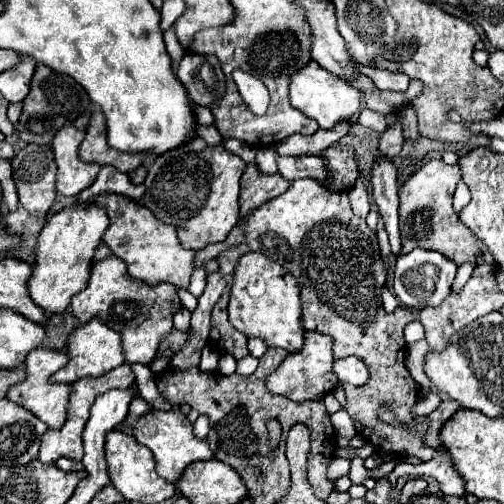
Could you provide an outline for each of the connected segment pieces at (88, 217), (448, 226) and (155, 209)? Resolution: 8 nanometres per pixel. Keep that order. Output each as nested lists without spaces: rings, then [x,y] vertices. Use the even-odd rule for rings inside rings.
[[[94,201],[74,203],[54,213],[44,225],[38,237],[36,267],[34,275],[28,281],[28,291],[34,303],[38,303],[48,313],[62,313],[70,305],[70,299],[88,285],[88,275],[92,269],[92,259],[102,243],[104,231],[110,227],[106,209]]]
[[[432,159],[400,187],[400,235],[404,255],[416,247],[422,247],[450,257],[456,265],[484,263],[488,255],[486,245],[482,245],[482,241],[478,241],[472,231],[458,221],[458,215],[452,207],[452,197],[460,179],[462,167],[458,163],[446,165],[442,159]]]
[[[190,137],[182,147],[158,155],[148,167],[146,193],[142,203],[164,223],[178,229],[180,243],[186,249],[200,251],[210,243],[224,241],[238,223],[240,213],[240,177],[246,163],[226,151],[222,145],[206,145],[200,137]]]

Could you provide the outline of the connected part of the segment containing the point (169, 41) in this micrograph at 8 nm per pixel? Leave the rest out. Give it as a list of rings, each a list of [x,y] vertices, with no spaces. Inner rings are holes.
[[[170,27],[168,31],[164,33],[164,42],[166,50],[174,63],[178,63],[185,55],[185,49],[179,44],[174,27]]]

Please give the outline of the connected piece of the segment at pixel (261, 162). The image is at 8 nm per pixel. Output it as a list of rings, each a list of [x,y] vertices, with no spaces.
[[[266,147],[266,149],[260,149],[258,155],[256,155],[256,165],[262,173],[276,173],[278,171],[278,163],[276,163],[276,149],[274,147]]]

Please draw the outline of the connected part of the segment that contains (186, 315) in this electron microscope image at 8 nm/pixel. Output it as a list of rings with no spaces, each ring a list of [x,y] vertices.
[[[180,309],[176,315],[174,315],[174,329],[178,331],[188,331],[190,329],[190,311],[188,309]]]

